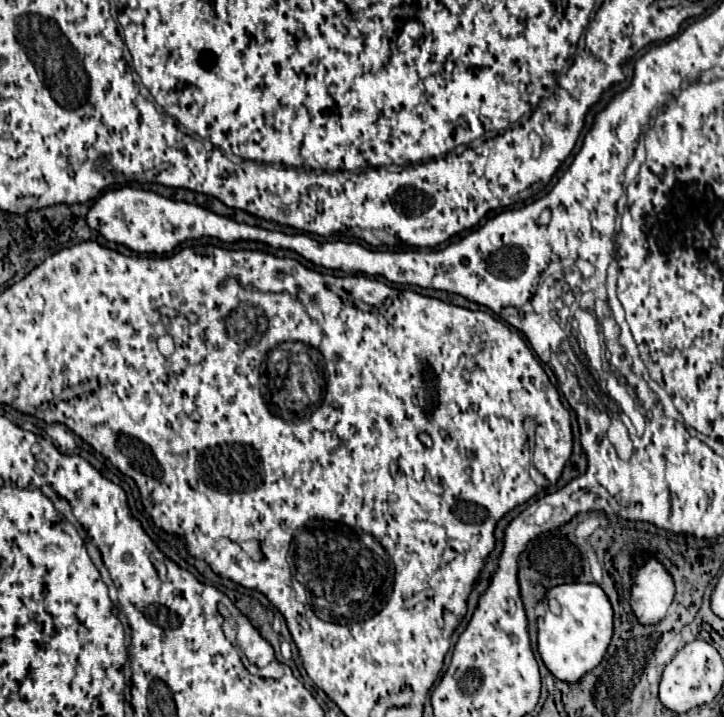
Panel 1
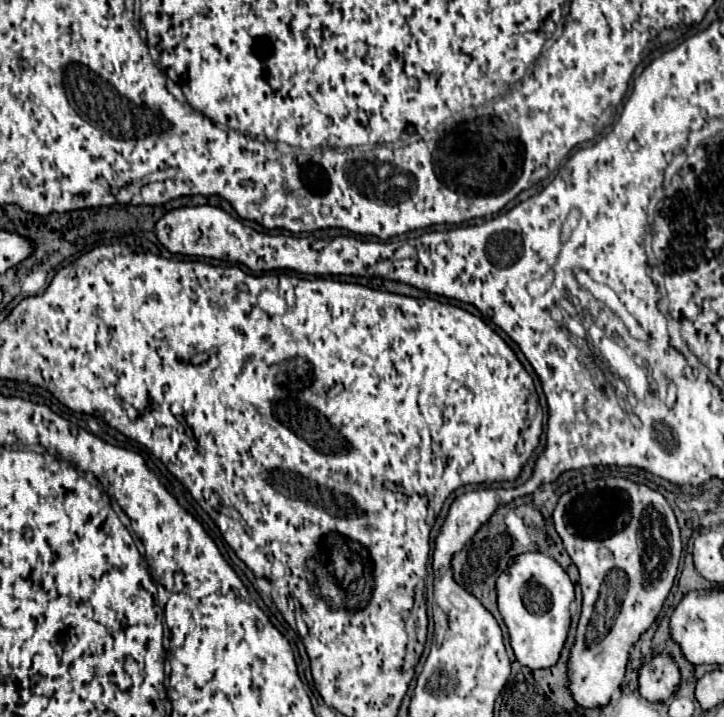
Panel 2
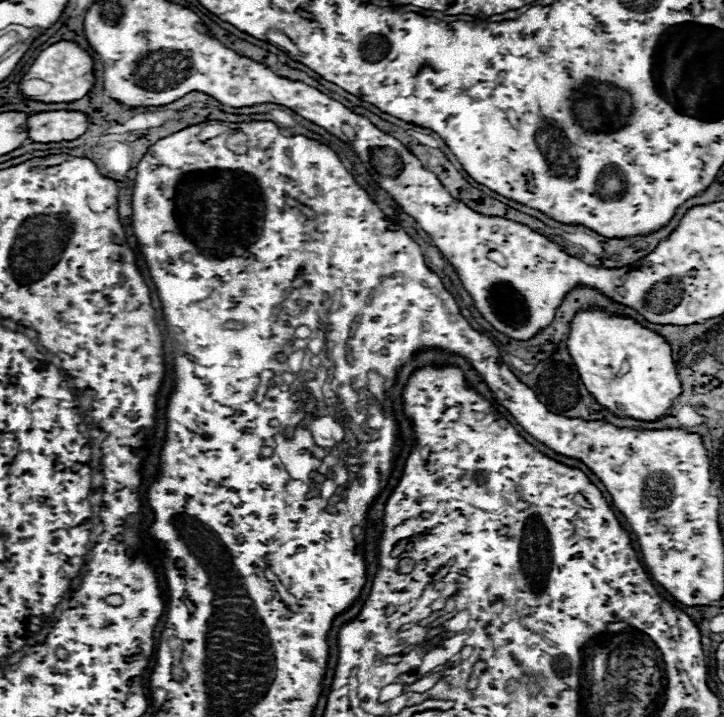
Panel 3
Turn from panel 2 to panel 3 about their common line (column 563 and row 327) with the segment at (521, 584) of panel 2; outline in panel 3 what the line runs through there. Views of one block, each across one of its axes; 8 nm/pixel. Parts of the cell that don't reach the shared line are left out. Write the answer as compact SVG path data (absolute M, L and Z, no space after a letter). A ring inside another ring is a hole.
M602 308L578 310L570 322L570 332L566 338L568 352L582 376L588 392L600 402L604 408L612 410L616 416L630 416L636 420L656 420L666 414L672 398L680 396L682 386L676 374L676 364L672 360L672 350L664 336L652 332L642 326L638 320L626 314L612 314Z

